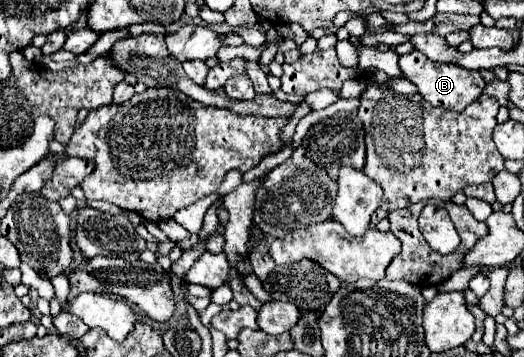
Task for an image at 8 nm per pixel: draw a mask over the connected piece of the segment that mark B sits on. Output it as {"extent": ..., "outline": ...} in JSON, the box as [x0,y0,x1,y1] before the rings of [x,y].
{"extent":[400,51,484,111],"outline":[[[412,51],[408,55],[400,55],[400,69],[408,81],[412,81],[418,87],[418,93],[432,105],[432,107],[442,107],[448,111],[464,111],[476,97],[482,95],[484,89],[484,79],[478,71],[464,69],[460,65],[444,65],[444,63],[434,63],[424,53]]]}

